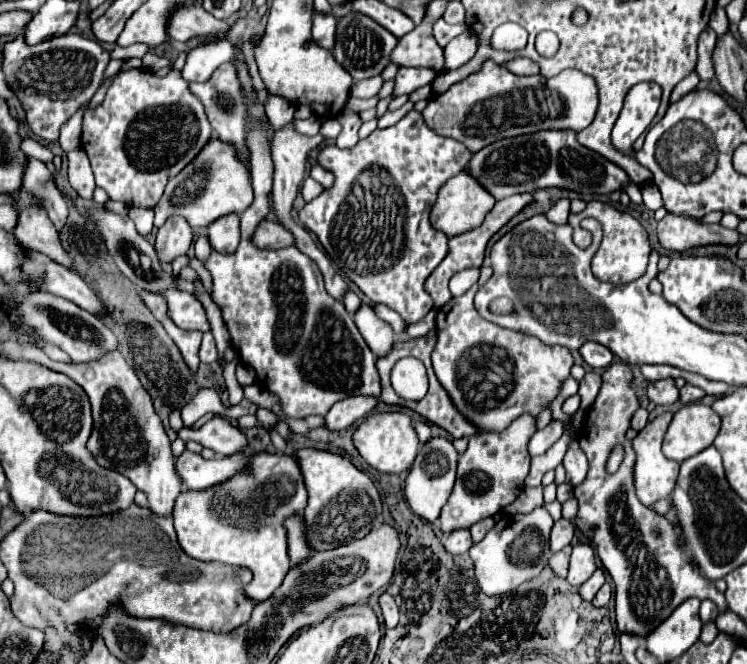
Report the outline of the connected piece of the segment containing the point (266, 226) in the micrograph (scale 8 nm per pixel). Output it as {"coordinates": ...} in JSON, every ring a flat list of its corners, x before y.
{"coordinates":[[262,221,252,235,252,243,260,249,282,249,292,245,294,237,280,223]]}

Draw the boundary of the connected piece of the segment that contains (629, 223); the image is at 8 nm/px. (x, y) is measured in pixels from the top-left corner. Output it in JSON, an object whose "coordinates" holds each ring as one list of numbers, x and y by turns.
{"coordinates":[[590,201,582,213,570,215,570,217,576,217,578,221,582,221,584,217,594,217,600,221,604,229,602,243,592,259,592,273,596,279,612,283,612,285,624,285,644,275,646,265,648,265,648,255,650,255,650,243,648,243,648,233,632,215,620,213,600,201]]}

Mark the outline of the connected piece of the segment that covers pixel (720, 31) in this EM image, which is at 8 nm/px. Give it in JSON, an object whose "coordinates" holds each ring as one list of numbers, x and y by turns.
{"coordinates":[[715,6,710,17,709,26,715,31,718,39,728,30,729,21,723,7]]}

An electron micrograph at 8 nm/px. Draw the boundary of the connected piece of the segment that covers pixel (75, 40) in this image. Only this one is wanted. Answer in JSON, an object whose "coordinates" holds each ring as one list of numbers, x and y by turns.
{"coordinates":[[20,35,6,43,2,67,8,85,24,105,30,129,44,141,58,141,62,123,96,93,108,61,110,55,98,41,84,39,82,35,60,35,32,47]]}

